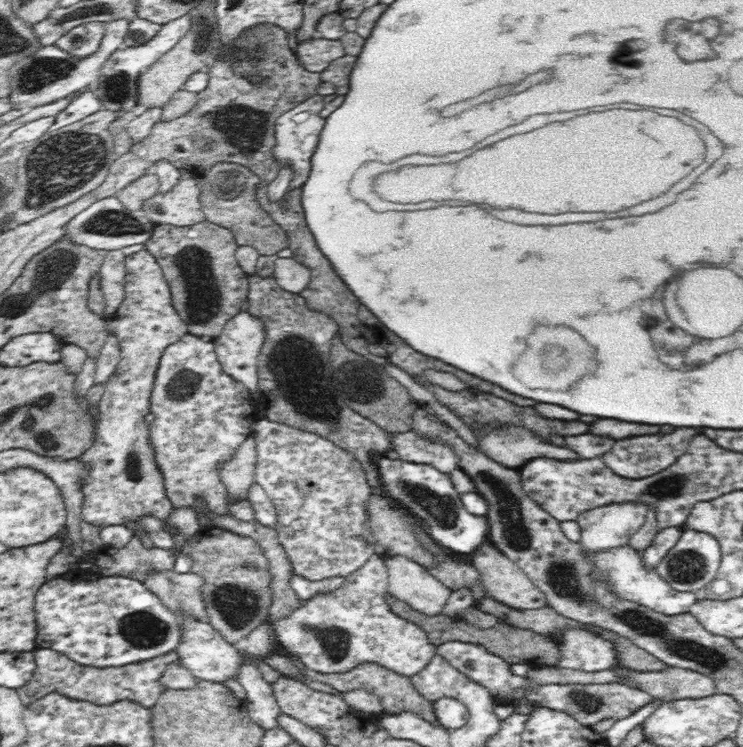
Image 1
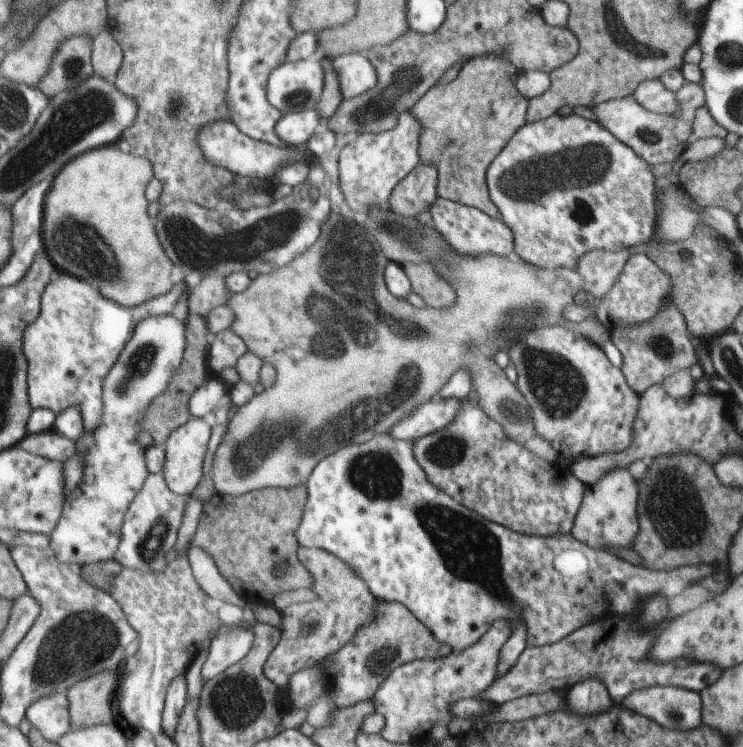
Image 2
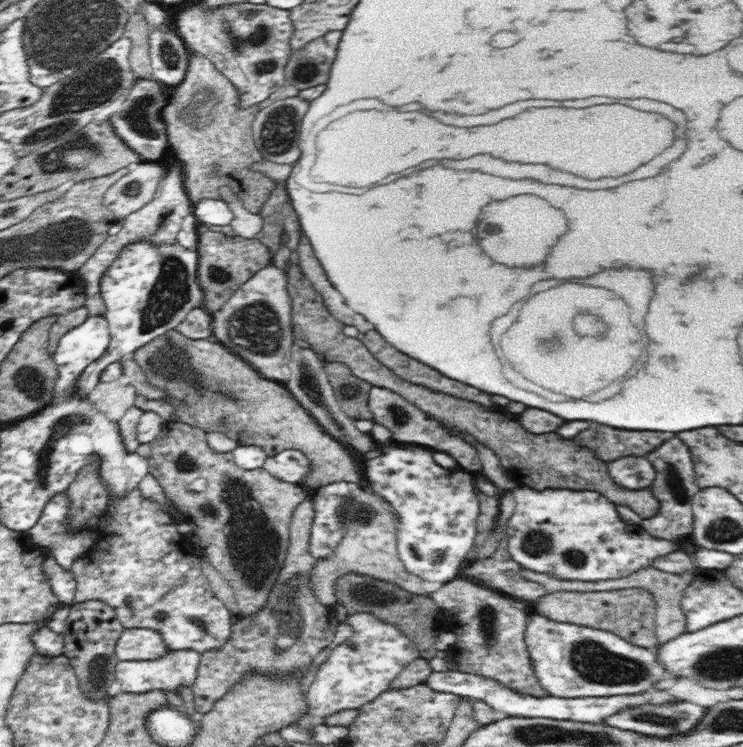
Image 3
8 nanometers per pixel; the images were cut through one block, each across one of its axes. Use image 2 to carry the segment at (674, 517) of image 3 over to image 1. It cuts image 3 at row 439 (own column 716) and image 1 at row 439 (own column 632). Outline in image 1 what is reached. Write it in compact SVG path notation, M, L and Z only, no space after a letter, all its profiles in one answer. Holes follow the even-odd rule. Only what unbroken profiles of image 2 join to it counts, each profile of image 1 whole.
M676 428L674 432L660 436L634 436L634 438L626 438L626 440L616 440L616 446L612 446L610 452L606 452L604 456L600 456L600 460L612 468L614 474L620 474L624 478L634 478L634 480L644 480L648 476L656 476L656 472L668 468L670 464L676 462L678 456L686 454L688 444L692 438L696 438L698 430L696 428Z

